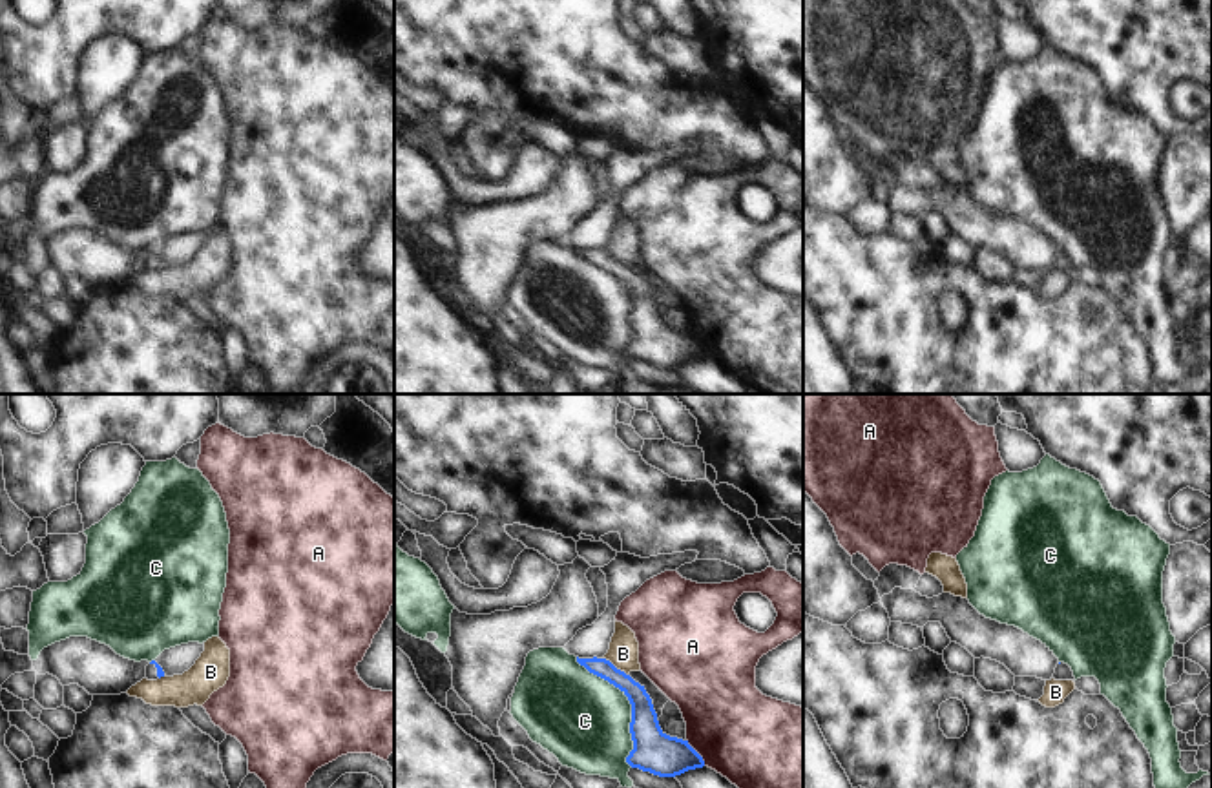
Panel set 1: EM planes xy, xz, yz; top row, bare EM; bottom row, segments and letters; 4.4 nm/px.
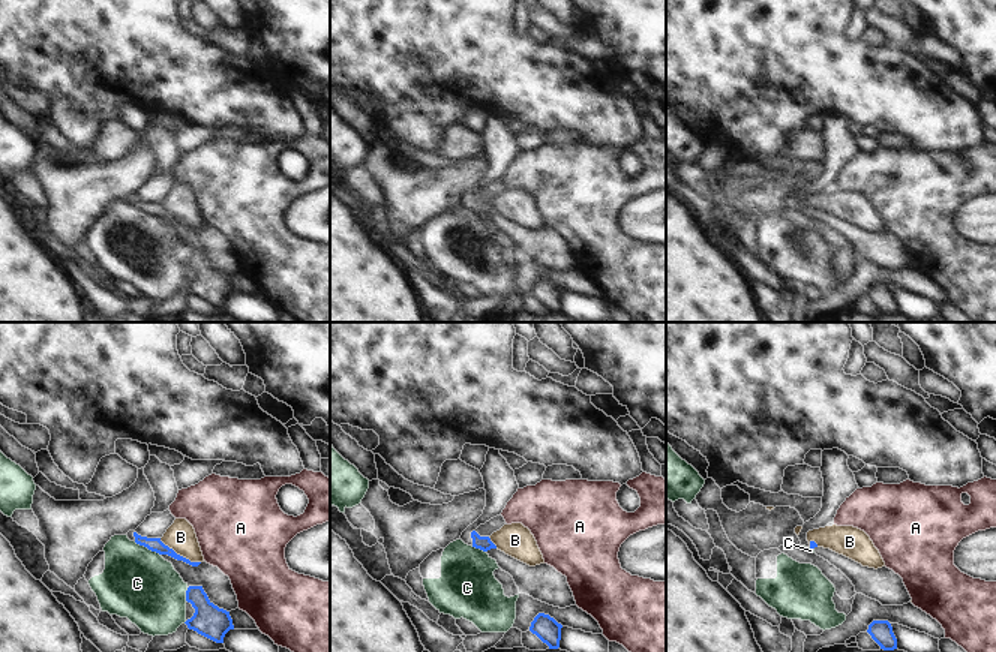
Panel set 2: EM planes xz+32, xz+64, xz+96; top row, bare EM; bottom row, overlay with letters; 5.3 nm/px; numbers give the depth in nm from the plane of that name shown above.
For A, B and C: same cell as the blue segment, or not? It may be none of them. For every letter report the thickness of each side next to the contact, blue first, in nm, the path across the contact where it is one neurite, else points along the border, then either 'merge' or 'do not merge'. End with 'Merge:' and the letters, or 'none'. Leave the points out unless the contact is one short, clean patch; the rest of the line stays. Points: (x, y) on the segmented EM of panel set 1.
A: 190/400 nm | along xz (687, 739), (705, 765) | do not merge
B: 110/140 nm | along xz (603, 657), (628, 675) | do not merge
C: 190/400 nm | do not merge
Merge: none

